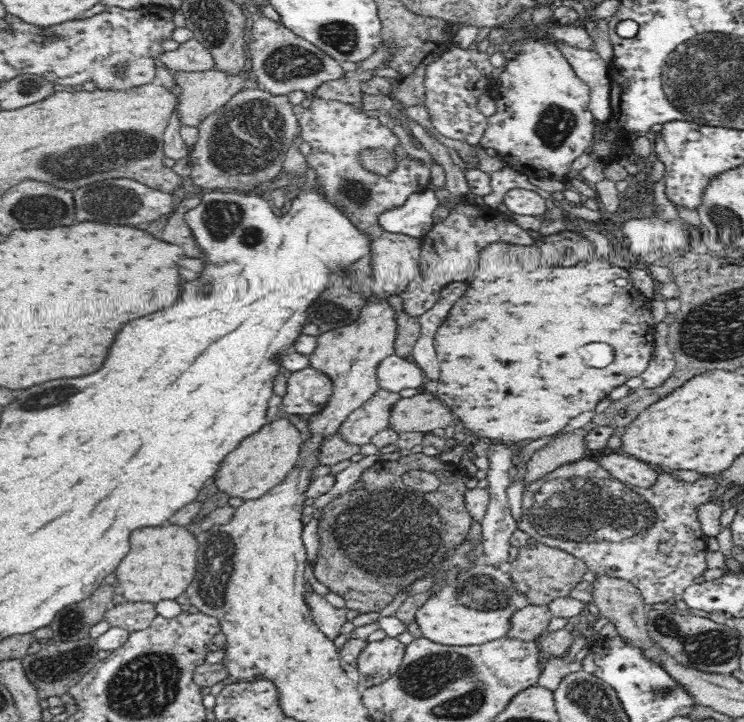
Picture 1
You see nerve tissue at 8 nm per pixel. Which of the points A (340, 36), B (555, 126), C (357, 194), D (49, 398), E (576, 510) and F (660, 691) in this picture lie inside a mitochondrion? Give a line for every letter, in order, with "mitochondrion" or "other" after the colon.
A: mitochondrion
B: mitochondrion
C: mitochondrion
D: mitochondrion
E: mitochondrion
F: mitochondrion

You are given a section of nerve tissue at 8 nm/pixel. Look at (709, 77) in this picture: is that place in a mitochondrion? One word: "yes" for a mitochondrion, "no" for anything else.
yes

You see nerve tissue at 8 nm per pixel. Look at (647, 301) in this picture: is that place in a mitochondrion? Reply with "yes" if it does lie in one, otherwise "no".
no

